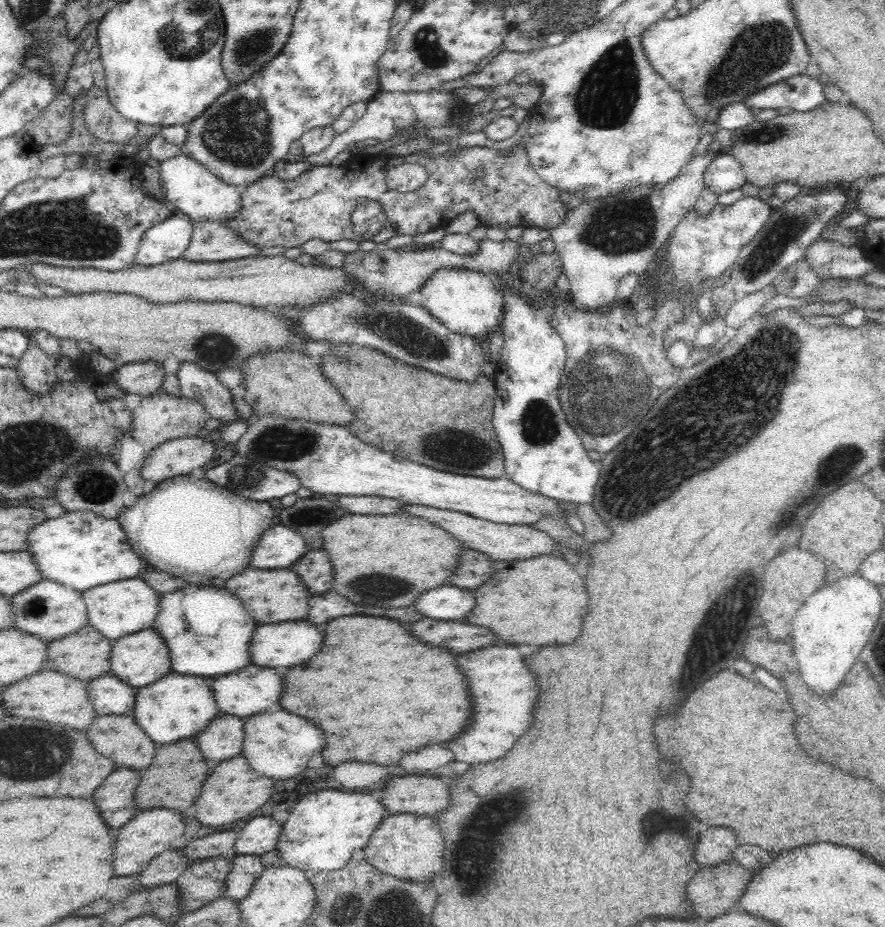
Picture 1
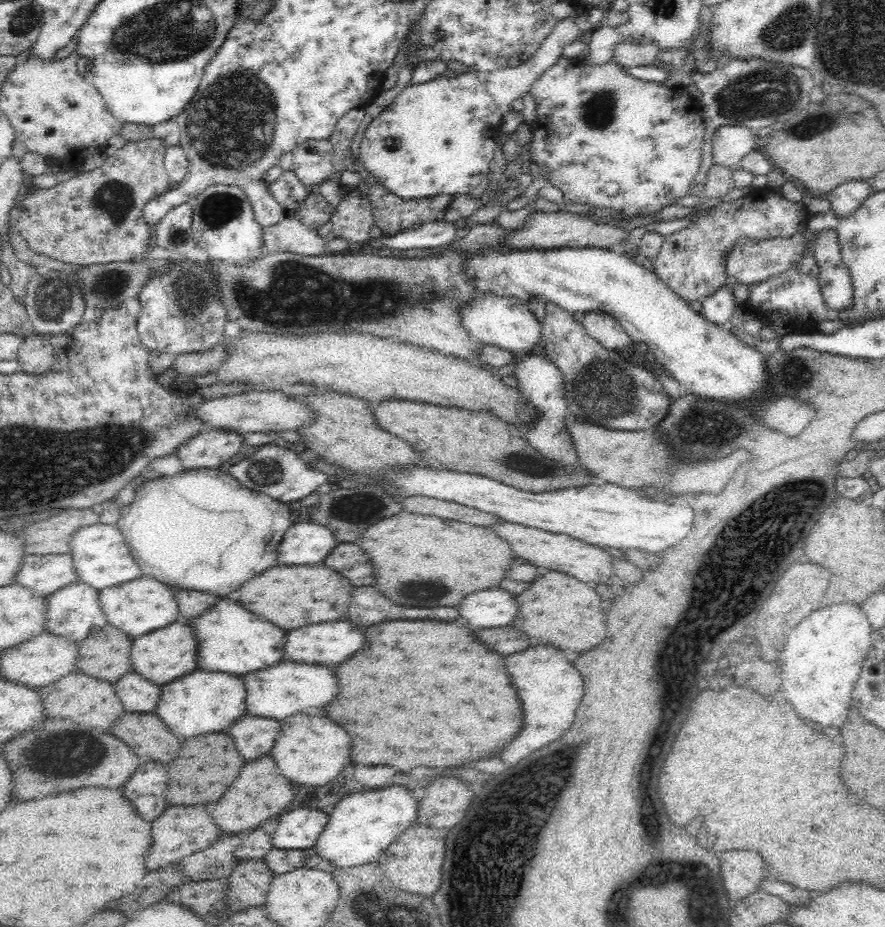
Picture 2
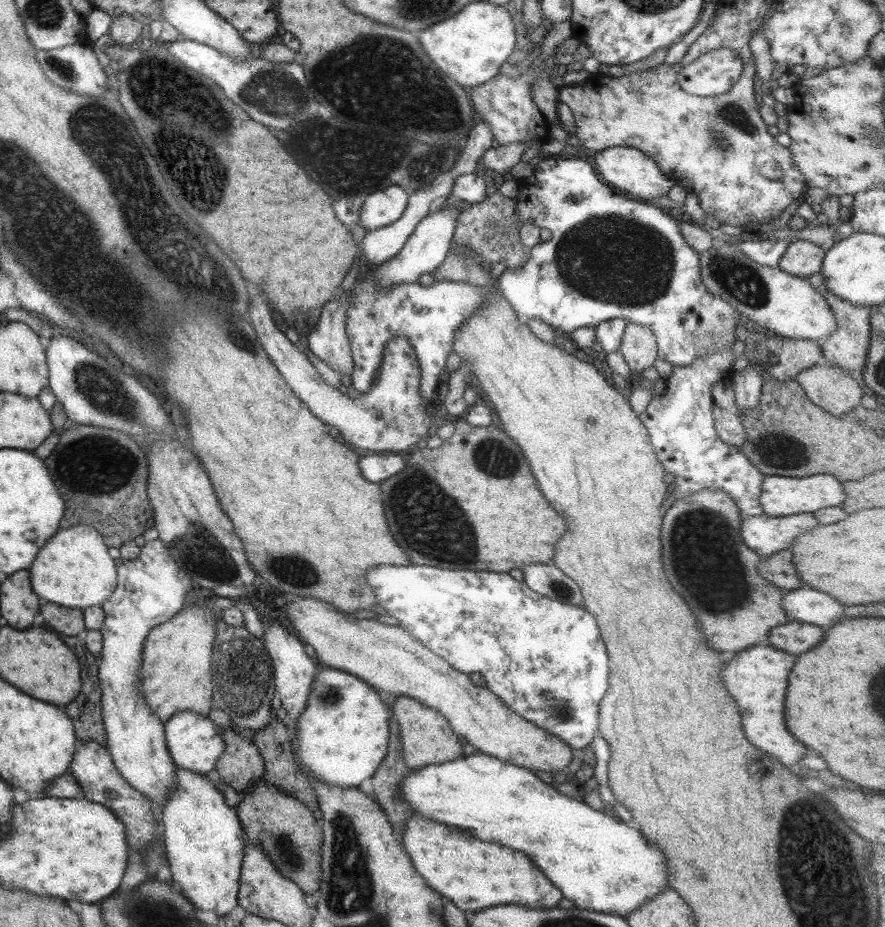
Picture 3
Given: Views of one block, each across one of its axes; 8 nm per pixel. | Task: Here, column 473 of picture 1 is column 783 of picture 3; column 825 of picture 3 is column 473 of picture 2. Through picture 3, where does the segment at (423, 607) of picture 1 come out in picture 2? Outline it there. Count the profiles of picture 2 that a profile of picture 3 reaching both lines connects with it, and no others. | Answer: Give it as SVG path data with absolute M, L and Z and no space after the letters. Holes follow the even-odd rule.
M500 588L484 589L470 594L458 604L461 622L468 622L472 630L508 626L518 612L514 598Z

